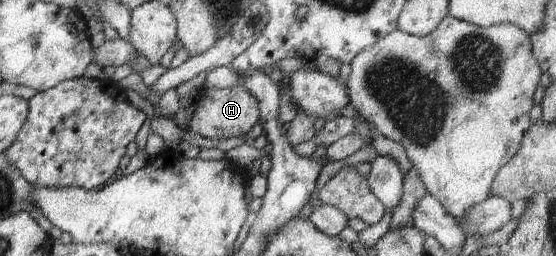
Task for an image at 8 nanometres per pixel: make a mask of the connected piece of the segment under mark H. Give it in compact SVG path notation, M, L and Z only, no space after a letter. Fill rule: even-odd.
M243 86L221 89L203 89L195 99L195 111L191 115L189 128L207 139L241 137L248 134L260 120L260 108L257 99Z

